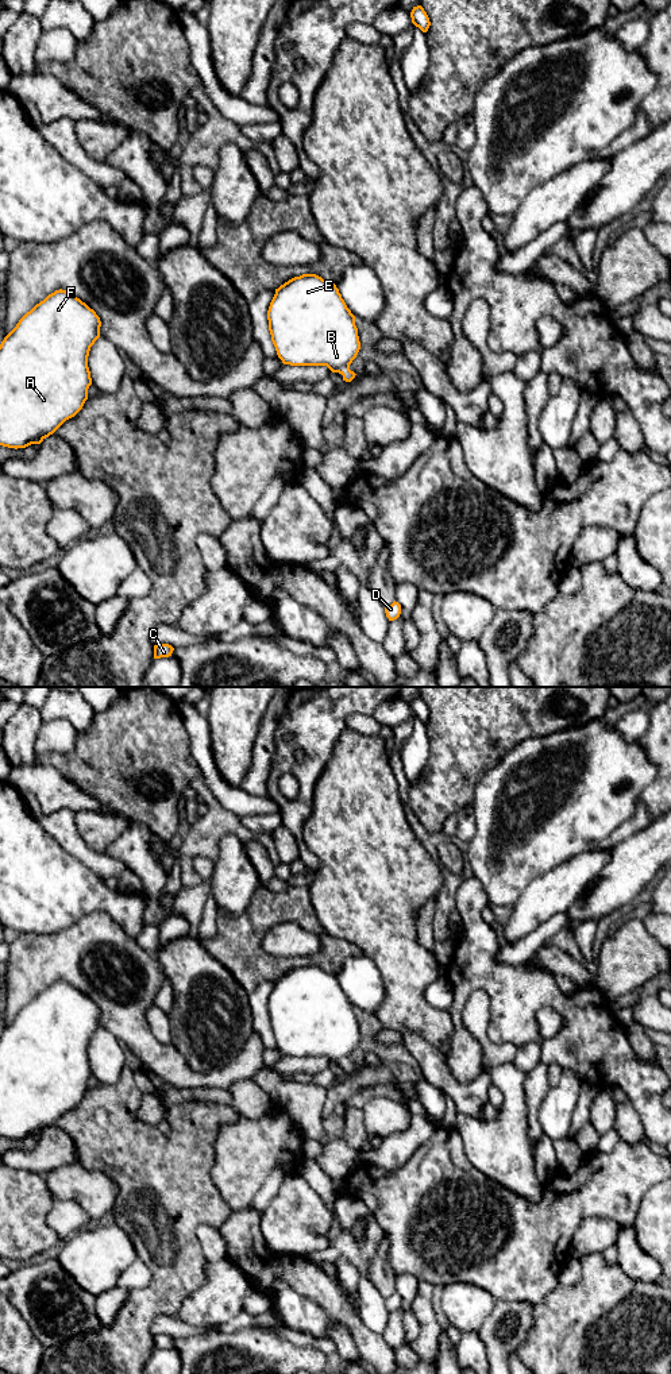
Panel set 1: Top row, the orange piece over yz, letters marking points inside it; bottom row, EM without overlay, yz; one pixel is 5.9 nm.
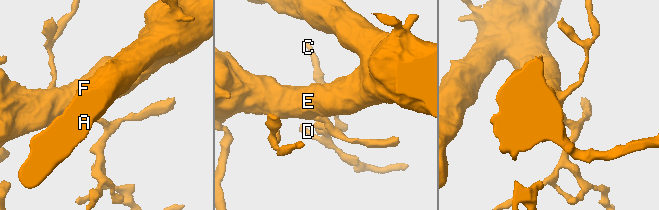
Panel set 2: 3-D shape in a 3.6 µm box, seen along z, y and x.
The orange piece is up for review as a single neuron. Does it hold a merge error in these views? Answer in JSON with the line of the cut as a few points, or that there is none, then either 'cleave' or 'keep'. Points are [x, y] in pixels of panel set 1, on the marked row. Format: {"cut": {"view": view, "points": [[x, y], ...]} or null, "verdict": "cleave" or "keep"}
{"cut": null, "verdict": "keep"}

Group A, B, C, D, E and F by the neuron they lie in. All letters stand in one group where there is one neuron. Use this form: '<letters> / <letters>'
A B C D E F

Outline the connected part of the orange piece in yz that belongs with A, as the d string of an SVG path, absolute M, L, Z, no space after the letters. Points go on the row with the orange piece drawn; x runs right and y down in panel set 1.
M55 290L36 304L0 344L0 445L41 444L88 400L92 385L88 356L100 337L100 317L66 290Z

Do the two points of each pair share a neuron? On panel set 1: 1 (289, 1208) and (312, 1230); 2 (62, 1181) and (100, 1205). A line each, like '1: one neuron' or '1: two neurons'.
1: one neuron
2: one neuron

